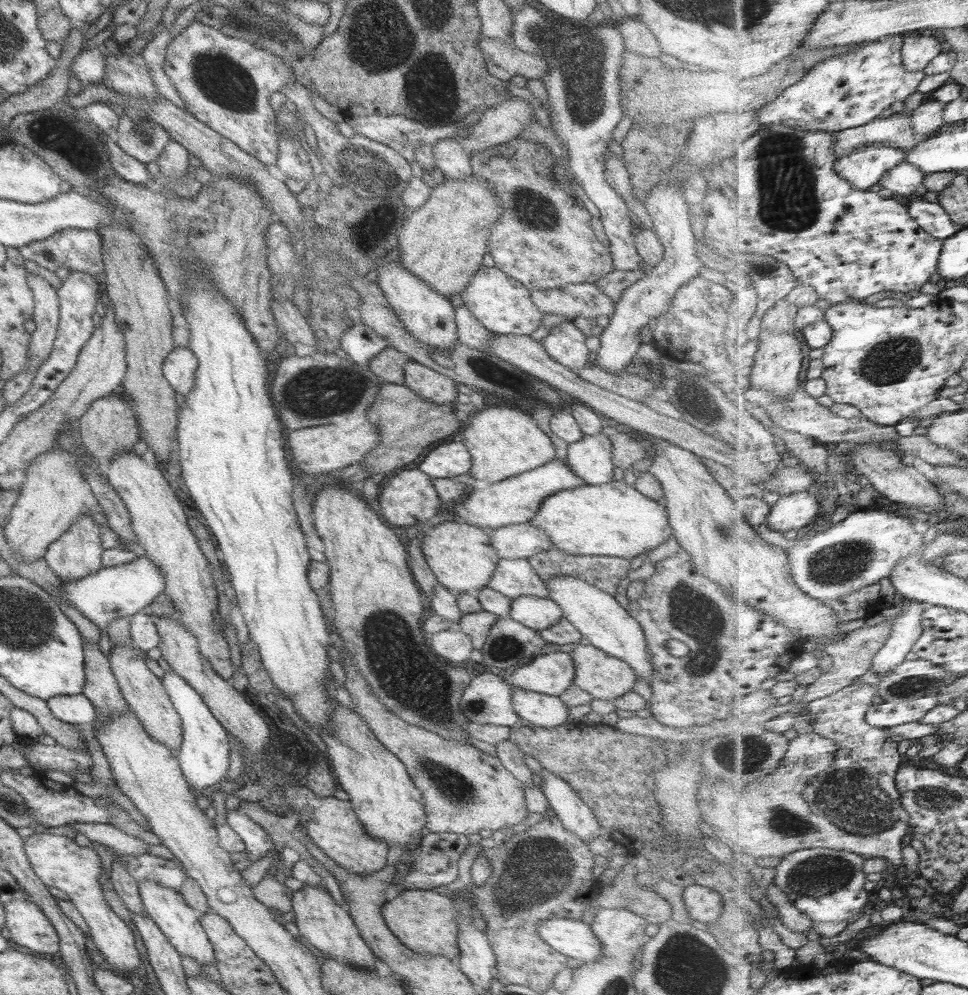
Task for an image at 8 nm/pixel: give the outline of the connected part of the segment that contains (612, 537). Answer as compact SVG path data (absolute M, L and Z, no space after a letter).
M622 481L581 486L557 492L539 505L529 523L542 530L557 550L581 556L631 560L672 536L665 509Z

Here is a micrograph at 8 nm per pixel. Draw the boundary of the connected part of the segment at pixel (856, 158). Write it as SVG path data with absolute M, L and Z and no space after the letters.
M869 144L841 157L834 168L857 189L869 190L887 171L898 167L909 154L906 148Z

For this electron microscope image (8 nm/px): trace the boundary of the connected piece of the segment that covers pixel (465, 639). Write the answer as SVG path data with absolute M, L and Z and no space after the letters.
M455 627L426 637L426 645L436 657L443 658L449 666L465 662L472 649L471 639Z

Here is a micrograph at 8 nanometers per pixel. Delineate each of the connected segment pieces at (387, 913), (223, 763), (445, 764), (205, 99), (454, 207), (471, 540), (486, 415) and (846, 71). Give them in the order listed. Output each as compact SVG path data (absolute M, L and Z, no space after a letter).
M401 891L396 898L385 902L381 907L381 920L403 947L419 956L434 954L451 962L455 962L459 954L455 917L457 917L457 910L453 906L453 901L433 891Z
M165 671L160 678L163 690L178 715L182 730L180 747L174 752L183 778L191 790L194 788L216 788L221 782L228 765L230 746L228 734L219 721L210 714L200 696L173 671Z
M344 648L342 652L344 687L353 704L351 711L406 768L411 782L423 797L424 827L430 833L452 832L467 836L479 830L511 828L524 819L528 813L524 803L524 785L503 768L495 757L482 753L470 744L447 740L427 732L427 729L407 724L389 713L351 664L350 654Z
M191 22L166 46L163 72L169 84L182 98L187 112L261 164L273 166L276 163L278 147L277 118L269 106L269 95L280 92L285 85L294 82L293 74L289 72L287 65L280 56L257 48L241 37L225 36L205 24Z
M470 174L468 178L453 180L444 178L442 183L436 183L430 189L426 201L413 211L409 211L396 233L396 246L399 250L398 264L407 272L417 276L423 284L438 292L443 298L451 298L461 294L470 282L470 278L478 271L481 258L487 252L487 239L491 228L495 226L501 209L494 192L486 184Z
M455 520L443 521L433 527L425 526L424 532L420 550L436 582L448 591L476 597L477 592L489 582L498 562L495 549L490 545L489 532Z
M503 406L485 408L481 412L474 412L457 432L461 438L461 444L470 455L470 468L467 474L473 480L482 480L489 483L497 483L501 480L523 474L539 468L554 459L554 447L536 424L531 416Z
M893 35L820 62L801 82L789 86L772 103L760 108L761 127L785 124L807 132L839 132L872 123L889 106L915 94L926 79L924 71L907 72L903 64L903 45L904 38Z

